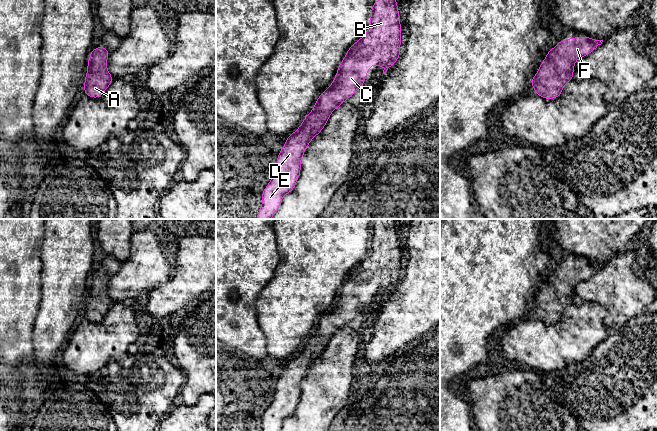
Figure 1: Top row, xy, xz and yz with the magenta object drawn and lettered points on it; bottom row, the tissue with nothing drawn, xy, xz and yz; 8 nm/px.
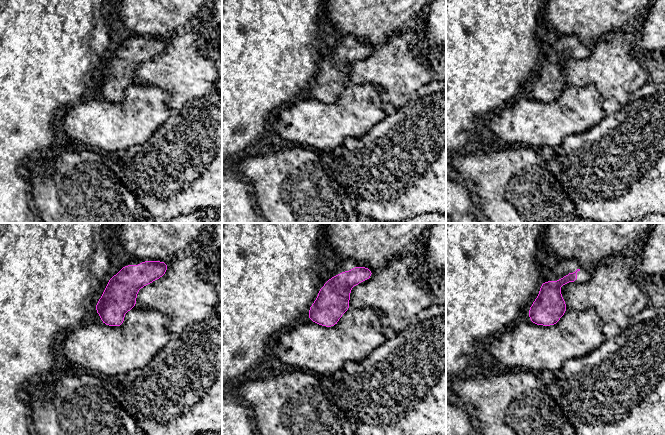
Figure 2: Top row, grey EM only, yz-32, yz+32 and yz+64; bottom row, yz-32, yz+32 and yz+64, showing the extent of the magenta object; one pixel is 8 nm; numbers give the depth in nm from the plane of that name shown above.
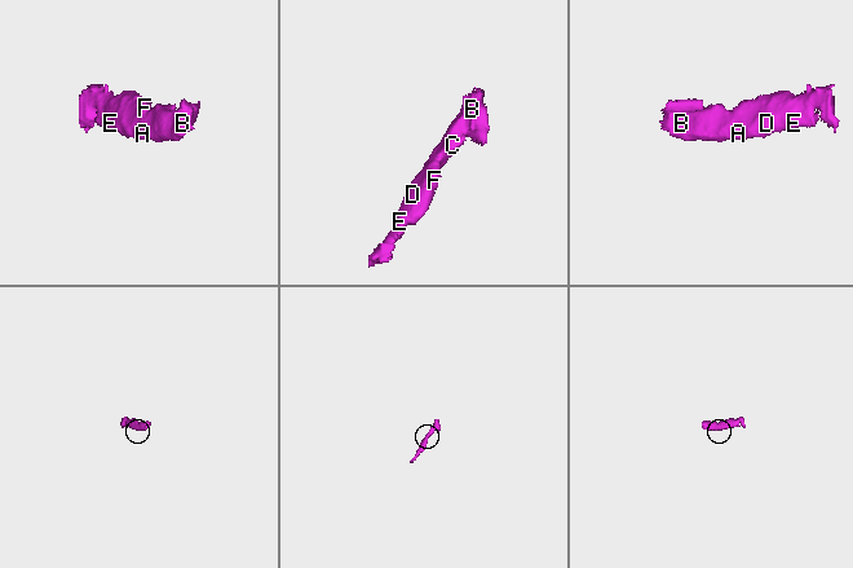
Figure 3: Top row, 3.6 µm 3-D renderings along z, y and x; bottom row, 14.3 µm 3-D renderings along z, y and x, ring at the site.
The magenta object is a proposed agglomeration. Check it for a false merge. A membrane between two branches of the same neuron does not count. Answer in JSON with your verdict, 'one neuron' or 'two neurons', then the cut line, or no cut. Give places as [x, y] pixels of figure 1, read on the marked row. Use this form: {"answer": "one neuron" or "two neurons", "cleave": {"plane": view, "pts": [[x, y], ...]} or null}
{"answer": "one neuron", "cleave": null}

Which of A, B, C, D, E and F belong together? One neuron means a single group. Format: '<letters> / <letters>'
A B C D E F

